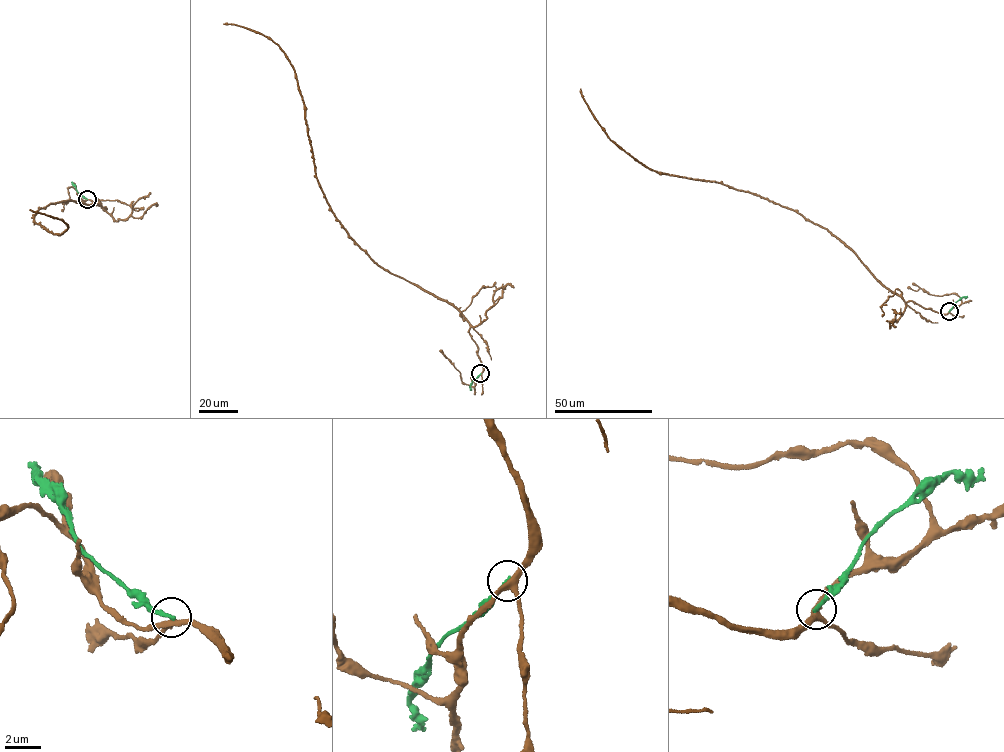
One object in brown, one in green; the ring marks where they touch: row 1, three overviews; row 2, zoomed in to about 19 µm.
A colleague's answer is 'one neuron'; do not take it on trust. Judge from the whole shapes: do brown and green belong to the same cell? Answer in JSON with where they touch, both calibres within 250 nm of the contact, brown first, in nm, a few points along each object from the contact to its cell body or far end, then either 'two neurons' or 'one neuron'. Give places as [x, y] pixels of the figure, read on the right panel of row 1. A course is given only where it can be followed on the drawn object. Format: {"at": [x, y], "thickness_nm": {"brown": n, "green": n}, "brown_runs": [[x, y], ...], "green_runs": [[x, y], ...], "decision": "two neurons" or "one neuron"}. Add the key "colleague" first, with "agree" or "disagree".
{"colleague": "disagree", "at": [949, 311], "thickness_nm": {"brown": 280, "green": 200}, "brown_runs": [[949, 311], [941, 314], [905, 302], [834, 235], [795, 211], [713, 181], [652, 171], [611, 140], [580, 89]], "green_runs": [[949, 311], [956, 302], [967, 297]], "decision": "two neurons"}

